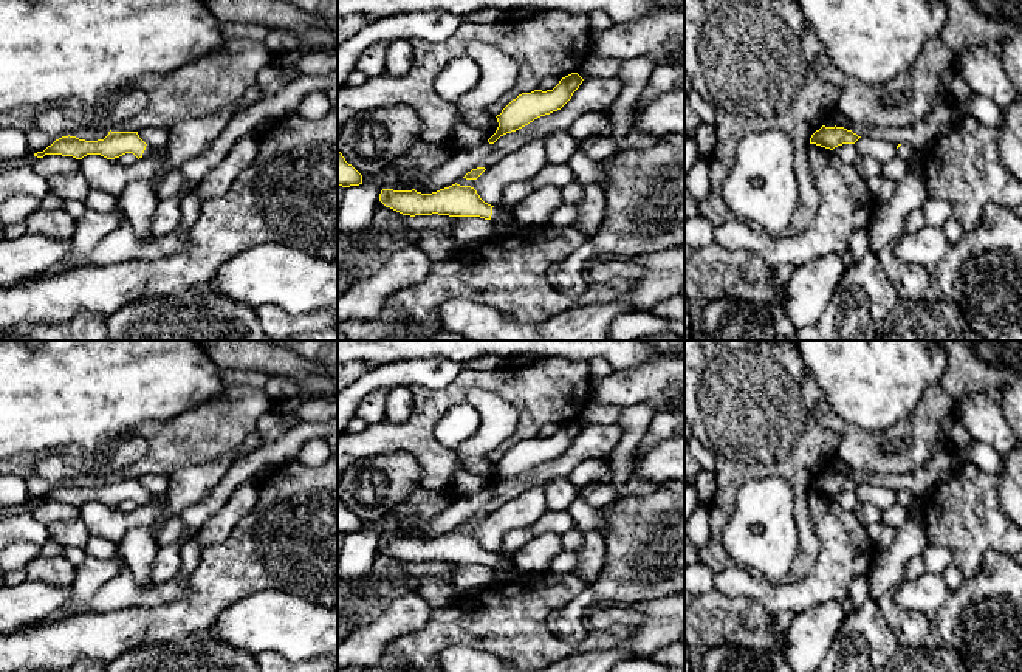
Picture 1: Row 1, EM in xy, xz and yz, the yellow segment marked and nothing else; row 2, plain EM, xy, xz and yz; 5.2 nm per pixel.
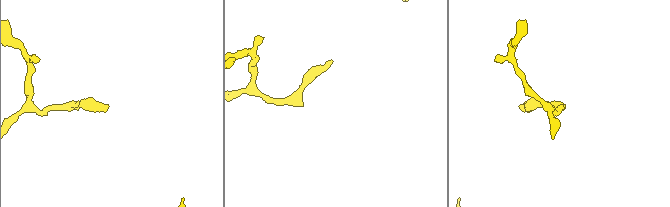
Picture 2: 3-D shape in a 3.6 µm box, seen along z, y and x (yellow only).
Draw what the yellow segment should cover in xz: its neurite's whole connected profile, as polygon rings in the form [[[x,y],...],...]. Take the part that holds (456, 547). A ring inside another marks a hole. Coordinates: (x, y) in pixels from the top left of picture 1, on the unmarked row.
[[[452,531],[432,540],[412,537],[382,536],[379,548],[403,562],[449,562],[480,564],[491,568],[502,568],[506,564],[496,554],[485,550],[471,533]]]

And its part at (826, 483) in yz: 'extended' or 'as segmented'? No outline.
as segmented

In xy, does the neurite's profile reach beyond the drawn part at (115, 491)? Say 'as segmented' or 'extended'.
extended

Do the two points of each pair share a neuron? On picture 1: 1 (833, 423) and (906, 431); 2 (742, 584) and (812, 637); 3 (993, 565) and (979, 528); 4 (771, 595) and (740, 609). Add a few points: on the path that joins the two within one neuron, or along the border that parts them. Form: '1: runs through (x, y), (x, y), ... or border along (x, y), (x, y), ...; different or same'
1: runs through (852, 438), (888, 437); same
2: border along (832, 600), (798, 613); different
3: border along (1005, 555), (988, 550), (982, 567), (965, 578); different
4: border along (720, 592), (730, 596), (747, 596), (773, 613); different

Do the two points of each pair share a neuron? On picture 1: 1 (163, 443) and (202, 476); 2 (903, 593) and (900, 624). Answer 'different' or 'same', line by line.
1: different
2: different

